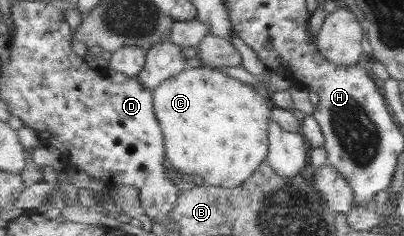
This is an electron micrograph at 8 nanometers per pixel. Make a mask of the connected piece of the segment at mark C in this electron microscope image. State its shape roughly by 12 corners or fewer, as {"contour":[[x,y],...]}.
{"contour":[[217,69],[153,95],[167,159],[209,186],[268,159],[274,105]]}

